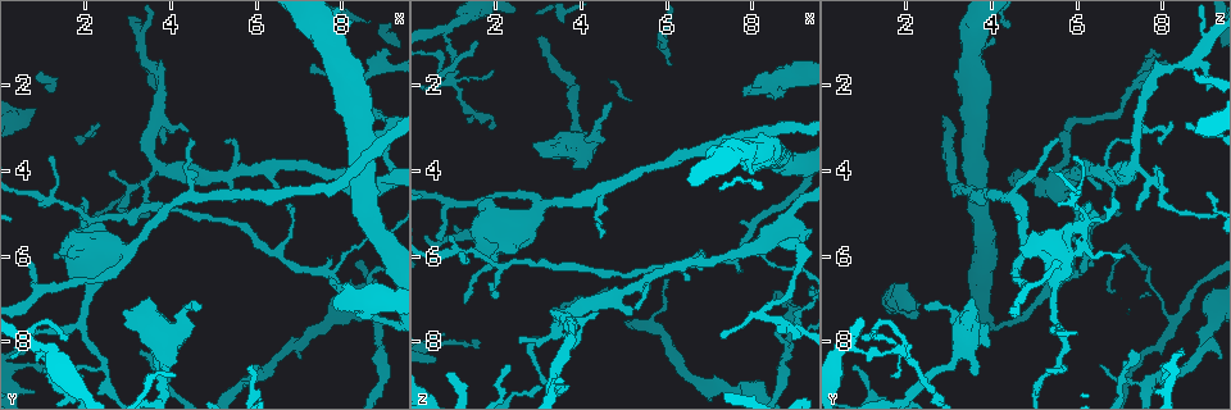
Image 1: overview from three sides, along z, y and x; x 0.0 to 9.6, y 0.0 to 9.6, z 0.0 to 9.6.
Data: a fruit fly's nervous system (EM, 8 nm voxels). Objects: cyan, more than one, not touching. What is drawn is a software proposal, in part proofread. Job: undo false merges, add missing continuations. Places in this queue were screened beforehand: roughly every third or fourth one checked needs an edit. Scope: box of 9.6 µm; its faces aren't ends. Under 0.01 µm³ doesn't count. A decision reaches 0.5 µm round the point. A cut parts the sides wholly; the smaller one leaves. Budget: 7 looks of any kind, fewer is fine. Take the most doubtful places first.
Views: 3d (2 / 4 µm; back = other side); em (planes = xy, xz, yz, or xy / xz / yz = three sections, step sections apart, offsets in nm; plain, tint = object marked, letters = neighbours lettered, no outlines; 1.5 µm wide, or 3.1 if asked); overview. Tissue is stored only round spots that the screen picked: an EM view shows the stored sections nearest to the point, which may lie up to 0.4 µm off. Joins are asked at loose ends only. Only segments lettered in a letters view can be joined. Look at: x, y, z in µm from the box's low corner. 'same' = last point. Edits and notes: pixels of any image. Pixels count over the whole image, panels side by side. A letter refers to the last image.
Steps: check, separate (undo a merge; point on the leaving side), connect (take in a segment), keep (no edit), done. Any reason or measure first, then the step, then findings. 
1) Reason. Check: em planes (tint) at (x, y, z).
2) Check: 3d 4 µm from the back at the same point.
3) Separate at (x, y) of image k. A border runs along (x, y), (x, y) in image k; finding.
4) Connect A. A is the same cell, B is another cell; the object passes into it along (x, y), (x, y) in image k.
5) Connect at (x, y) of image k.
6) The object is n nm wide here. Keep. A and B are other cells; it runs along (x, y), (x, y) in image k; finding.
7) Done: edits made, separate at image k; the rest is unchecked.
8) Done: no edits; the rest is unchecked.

Four or more arms meet. Check: em xy step 8 (tint) at (1.00, 8.20, 1.80).

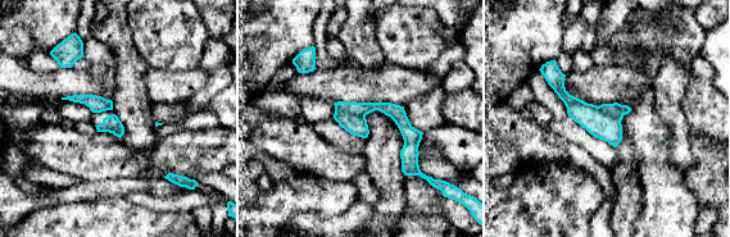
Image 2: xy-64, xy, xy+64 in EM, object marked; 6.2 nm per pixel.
Check: em planes (letters) at the same point.

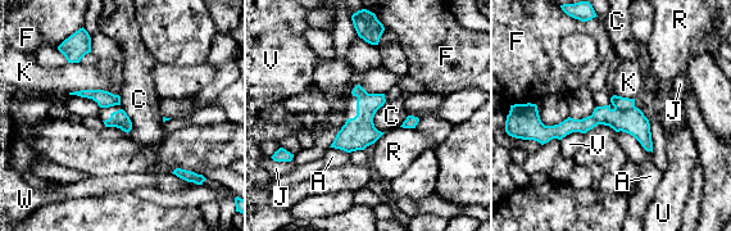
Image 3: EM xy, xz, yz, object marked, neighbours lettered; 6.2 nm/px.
Separate at (621, 103) of image 3. A, C, F, J, K, R, U, V and W are other cells; a border runs along (634, 105), (627, 109), (614, 108) in image 3; a second neuron is stuck on.

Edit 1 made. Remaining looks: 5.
Redraw. Check: overview.

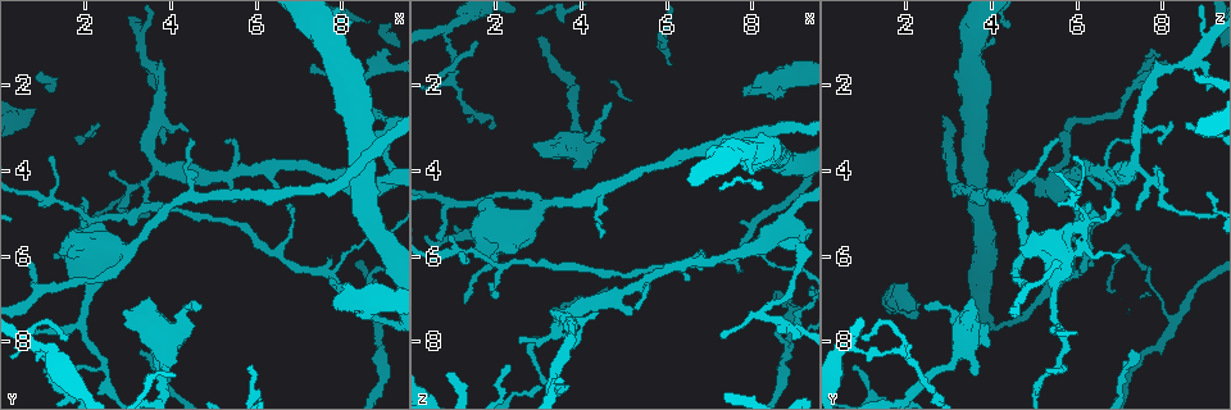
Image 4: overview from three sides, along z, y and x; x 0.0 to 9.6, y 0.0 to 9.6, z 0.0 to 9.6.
Check: em yz step 4 (letters) at (0.90, 1.75, 8.65).

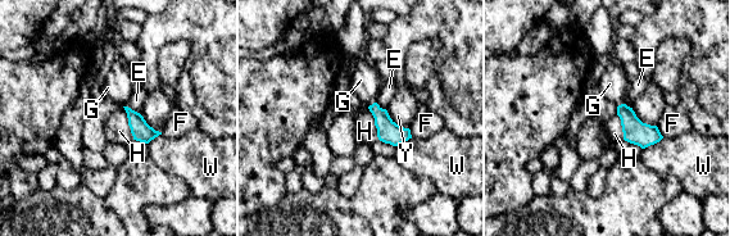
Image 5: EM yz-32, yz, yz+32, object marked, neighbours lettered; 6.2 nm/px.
Connect H. H is the same cell, E, F, G, W and Y are other cells; the object passes into it along (141, 131), (128, 123), (116, 127) in image 5; it goes on there.

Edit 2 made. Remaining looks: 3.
Check: overview.

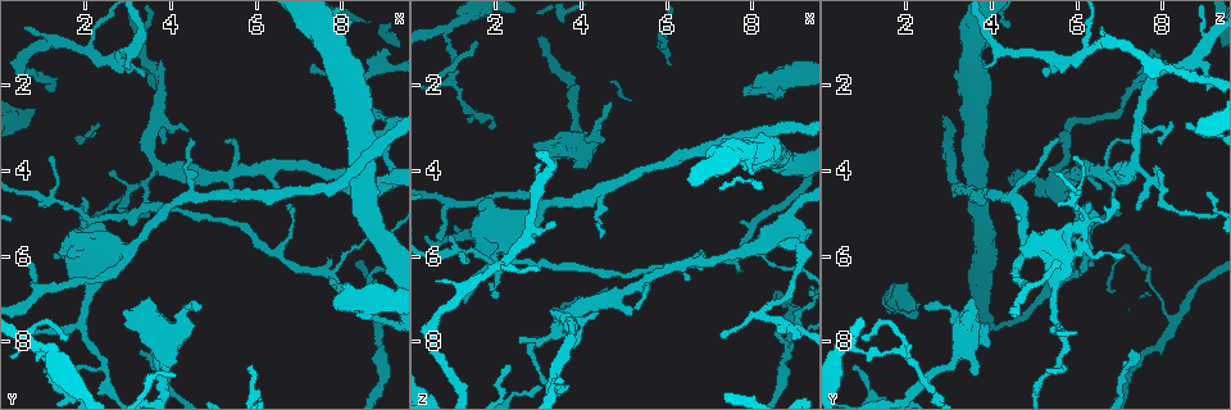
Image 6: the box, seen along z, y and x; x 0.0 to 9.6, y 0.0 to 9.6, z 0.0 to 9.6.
Sudden change in width. Check: 3d 4 µm at (4.30, 7.25, 3.15).

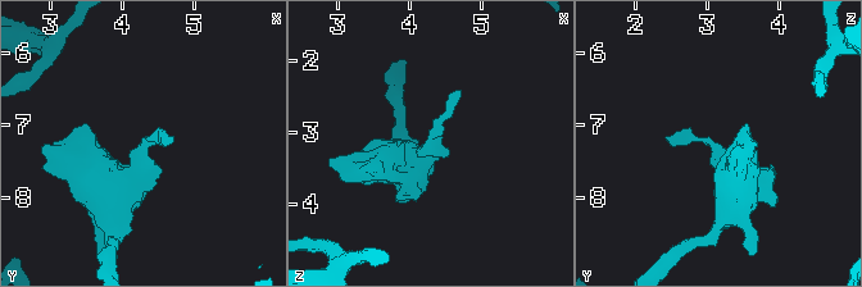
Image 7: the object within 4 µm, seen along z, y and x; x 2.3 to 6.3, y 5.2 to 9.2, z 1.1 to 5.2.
Now the EM. Check: em planes (letters) at (4.25, 7.30, 3.10).

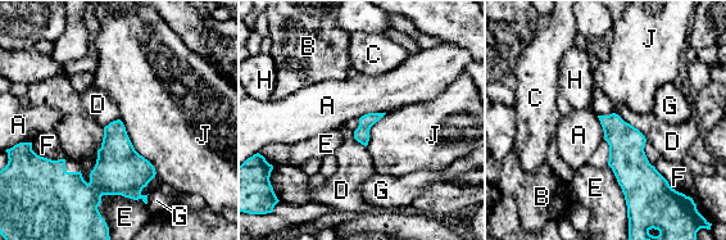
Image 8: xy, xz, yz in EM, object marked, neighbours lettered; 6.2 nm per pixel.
Keep. A, B, C, D, E, F, G, H and J are other cells; a border runs along (385, 112), (368, 112), (358, 118) in image 8; one neuron here.

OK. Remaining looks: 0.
Done: edits made, separate at image 3, connect at image 5; the rest is unchecked.

